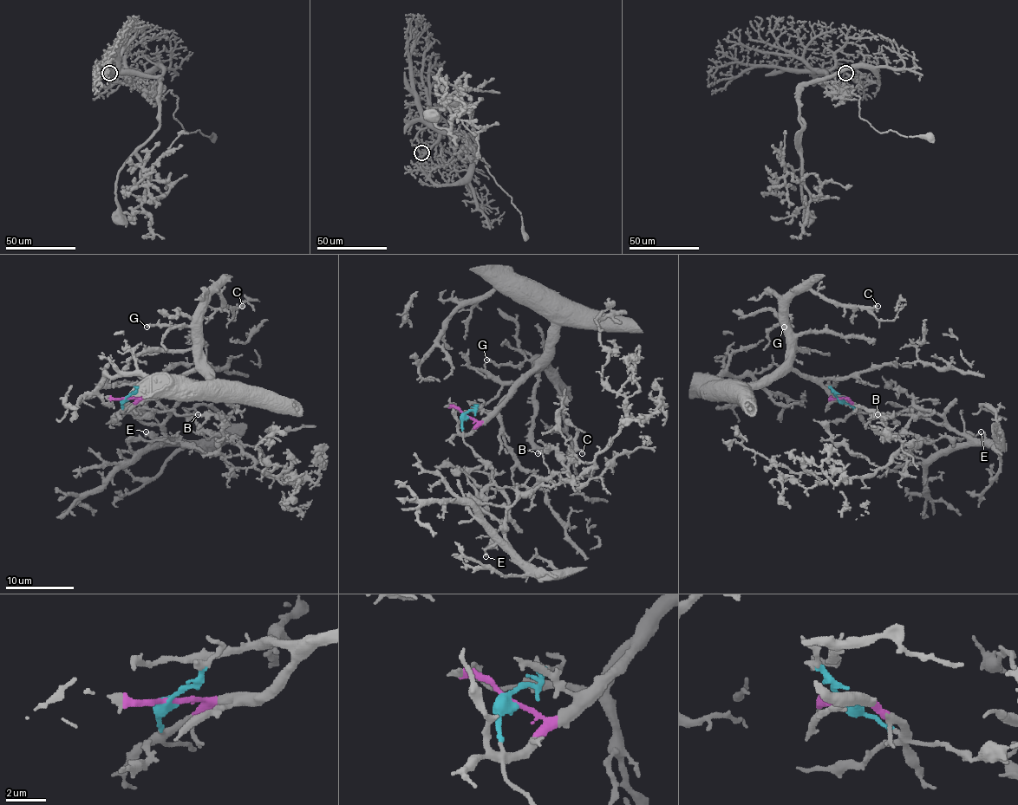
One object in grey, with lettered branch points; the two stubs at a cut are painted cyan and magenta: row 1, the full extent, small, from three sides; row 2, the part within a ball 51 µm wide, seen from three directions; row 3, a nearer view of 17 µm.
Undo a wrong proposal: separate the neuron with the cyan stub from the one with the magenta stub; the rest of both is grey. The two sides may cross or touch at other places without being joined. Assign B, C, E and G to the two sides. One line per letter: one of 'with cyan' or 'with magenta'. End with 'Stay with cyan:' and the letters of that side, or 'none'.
B: with cyan
C: with magenta
E: with cyan
G: with magenta
Stay with cyan: B, E

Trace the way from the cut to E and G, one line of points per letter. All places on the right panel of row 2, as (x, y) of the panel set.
E: (839, 399), (891, 417), (912, 411), (897, 436), (902, 456), (917, 444), (980, 431)
G: (839, 399), (846, 399), (834, 399), (792, 366), (790, 335), (786, 327), (790, 326), (783, 327)

